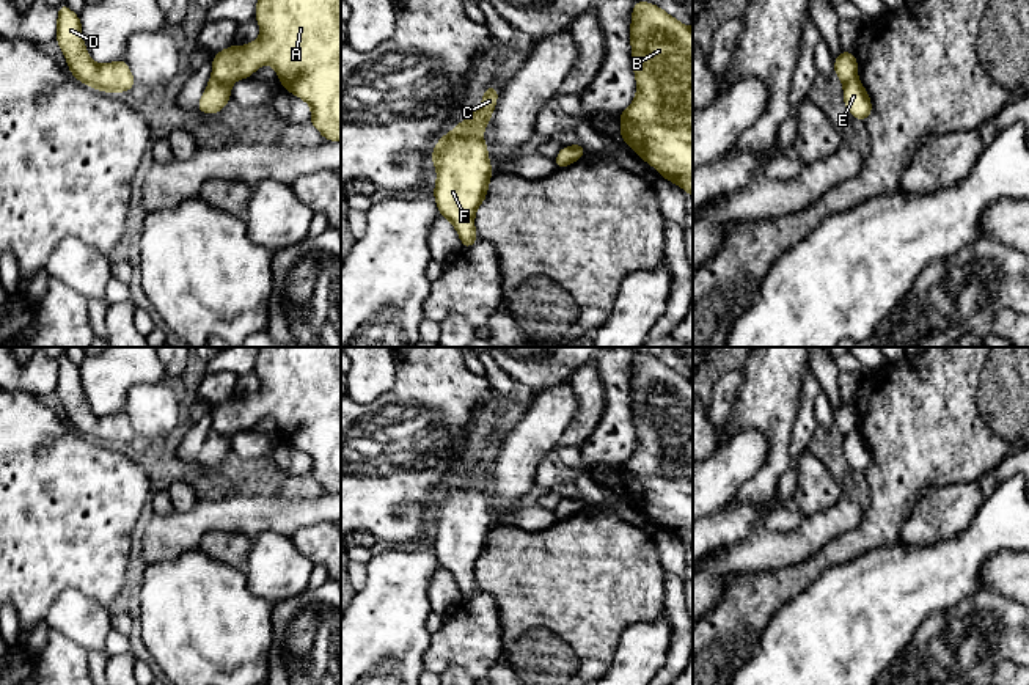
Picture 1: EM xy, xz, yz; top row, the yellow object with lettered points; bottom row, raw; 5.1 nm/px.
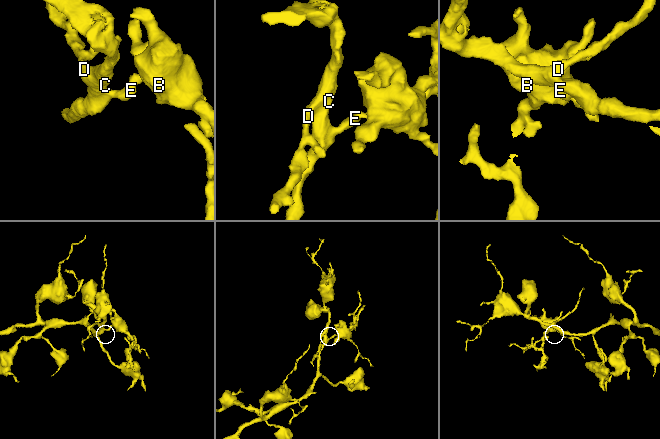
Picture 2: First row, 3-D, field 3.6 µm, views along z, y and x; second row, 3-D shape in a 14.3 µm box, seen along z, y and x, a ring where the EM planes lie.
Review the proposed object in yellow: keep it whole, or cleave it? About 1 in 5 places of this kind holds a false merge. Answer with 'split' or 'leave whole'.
split

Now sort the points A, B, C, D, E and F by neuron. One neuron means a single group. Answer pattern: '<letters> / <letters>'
A B / C D E F

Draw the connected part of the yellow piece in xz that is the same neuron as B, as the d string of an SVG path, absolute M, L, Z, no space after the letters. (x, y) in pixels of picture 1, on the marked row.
M636 0L630 44L636 97L619 115L621 138L693 196L693 27Z

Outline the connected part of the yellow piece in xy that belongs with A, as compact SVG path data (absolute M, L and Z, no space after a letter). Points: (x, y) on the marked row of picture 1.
M258 0L255 19L261 38L242 47L233 44L215 52L212 75L225 83L251 77L262 64L272 64L284 90L311 105L309 123L325 141L341 140L341 0Z

